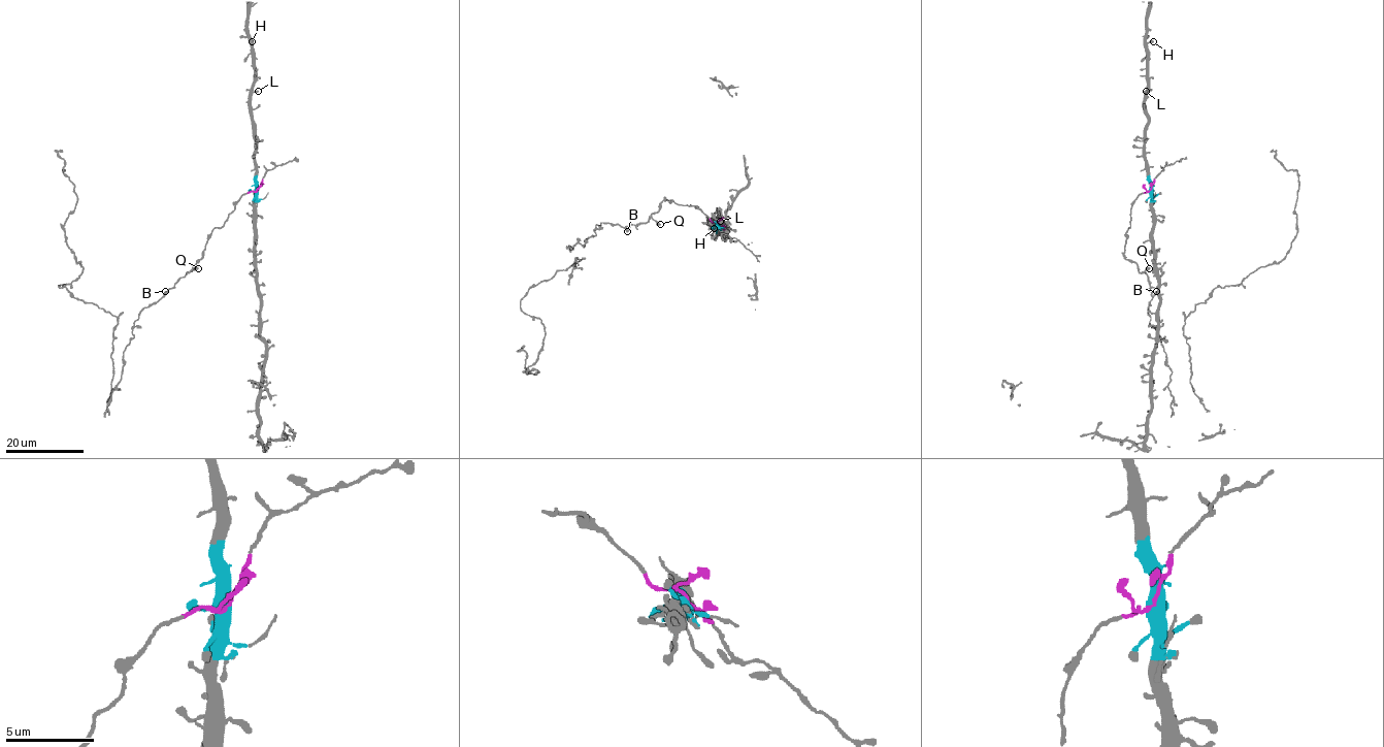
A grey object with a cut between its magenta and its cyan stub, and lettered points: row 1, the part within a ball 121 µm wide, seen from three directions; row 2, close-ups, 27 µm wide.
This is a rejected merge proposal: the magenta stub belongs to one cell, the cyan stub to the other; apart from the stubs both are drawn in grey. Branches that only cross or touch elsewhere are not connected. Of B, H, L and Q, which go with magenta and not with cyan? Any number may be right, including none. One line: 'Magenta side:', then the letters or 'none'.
Magenta side: B, Q

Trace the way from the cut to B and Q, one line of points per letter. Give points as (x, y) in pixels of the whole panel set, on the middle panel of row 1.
B: (719, 225), (696, 205), (678, 204), (665, 198), (660, 209), (647, 222), (626, 228), (628, 232)
Q: (719, 225), (696, 205), (678, 204), (665, 198), (660, 209), (651, 215), (660, 224)

